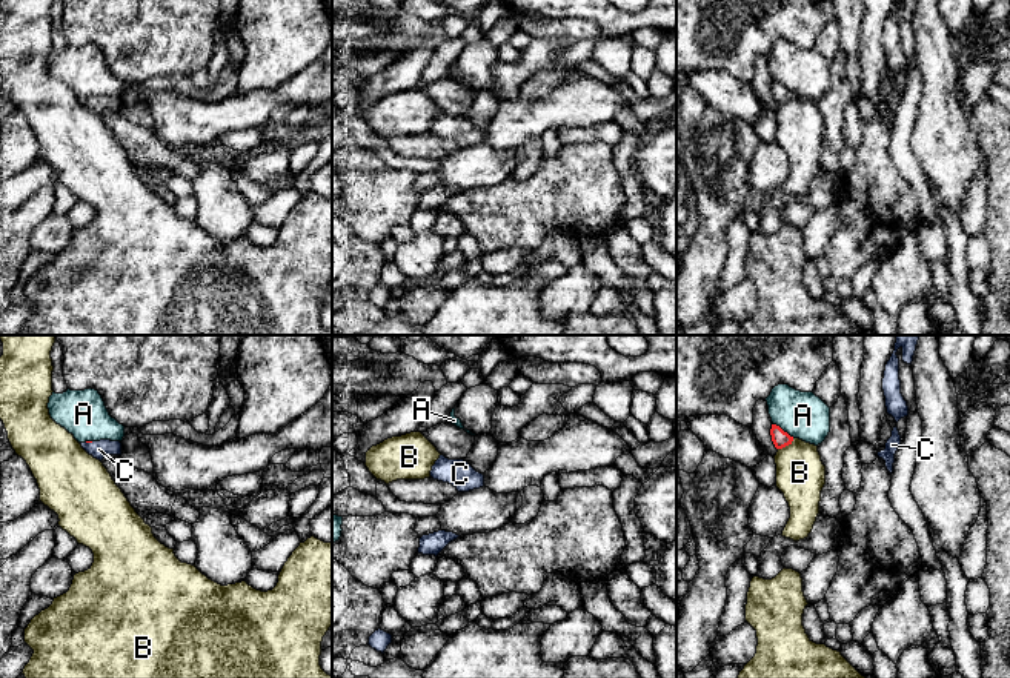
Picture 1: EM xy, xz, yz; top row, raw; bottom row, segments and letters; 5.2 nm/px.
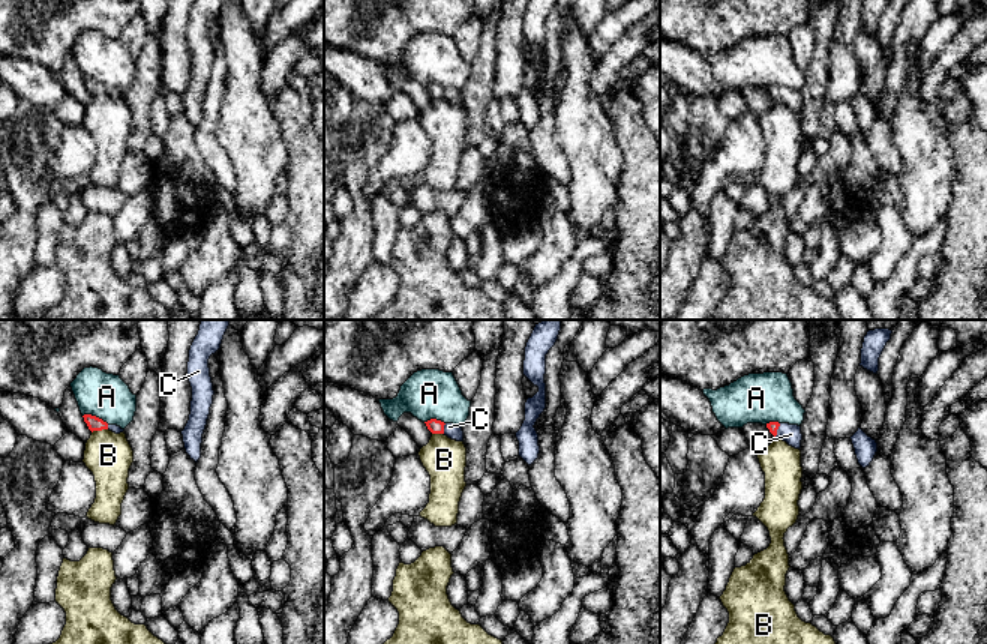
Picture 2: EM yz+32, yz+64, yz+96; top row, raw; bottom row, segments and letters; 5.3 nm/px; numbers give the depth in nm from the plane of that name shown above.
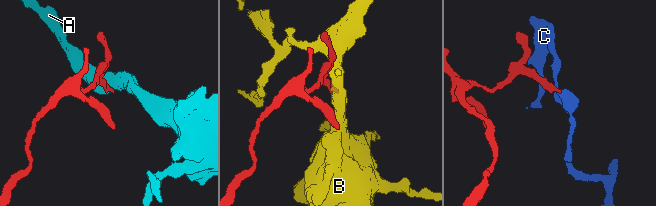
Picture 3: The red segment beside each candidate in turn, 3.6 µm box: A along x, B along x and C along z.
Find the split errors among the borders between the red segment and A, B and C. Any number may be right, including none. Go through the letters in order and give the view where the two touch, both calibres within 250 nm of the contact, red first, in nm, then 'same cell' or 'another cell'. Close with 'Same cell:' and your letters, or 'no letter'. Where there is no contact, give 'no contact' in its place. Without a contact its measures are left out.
A: yz | 90/240 nm | another cell
B: yz | 90/260 nm | another cell
C: xy | 20/100 nm | same cell
Same cell: C

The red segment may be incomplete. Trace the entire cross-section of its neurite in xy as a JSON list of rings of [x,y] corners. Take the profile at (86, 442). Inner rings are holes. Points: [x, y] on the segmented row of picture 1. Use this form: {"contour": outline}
{"contour": [[[111,440],[85,441],[81,447],[97,460],[103,460],[106,455],[121,455],[121,443]]]}

